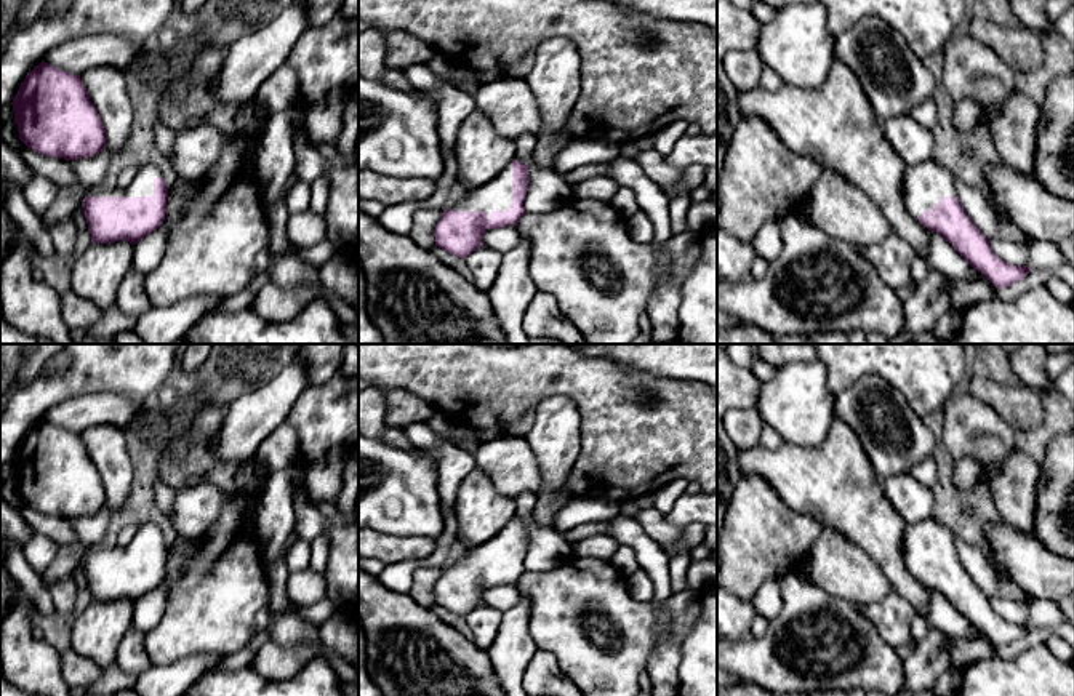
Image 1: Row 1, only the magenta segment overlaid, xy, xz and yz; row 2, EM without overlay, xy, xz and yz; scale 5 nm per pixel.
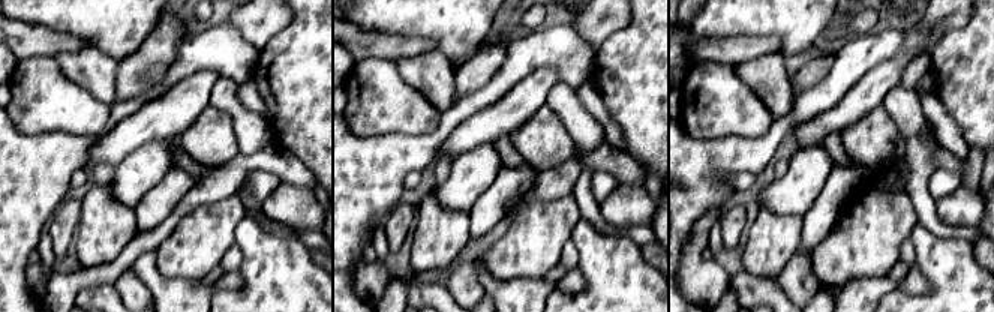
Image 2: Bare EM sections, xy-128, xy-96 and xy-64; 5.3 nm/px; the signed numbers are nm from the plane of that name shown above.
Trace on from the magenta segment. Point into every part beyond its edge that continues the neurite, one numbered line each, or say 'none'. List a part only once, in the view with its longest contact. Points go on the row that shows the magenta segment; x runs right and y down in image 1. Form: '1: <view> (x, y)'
1: xz (496, 196)

